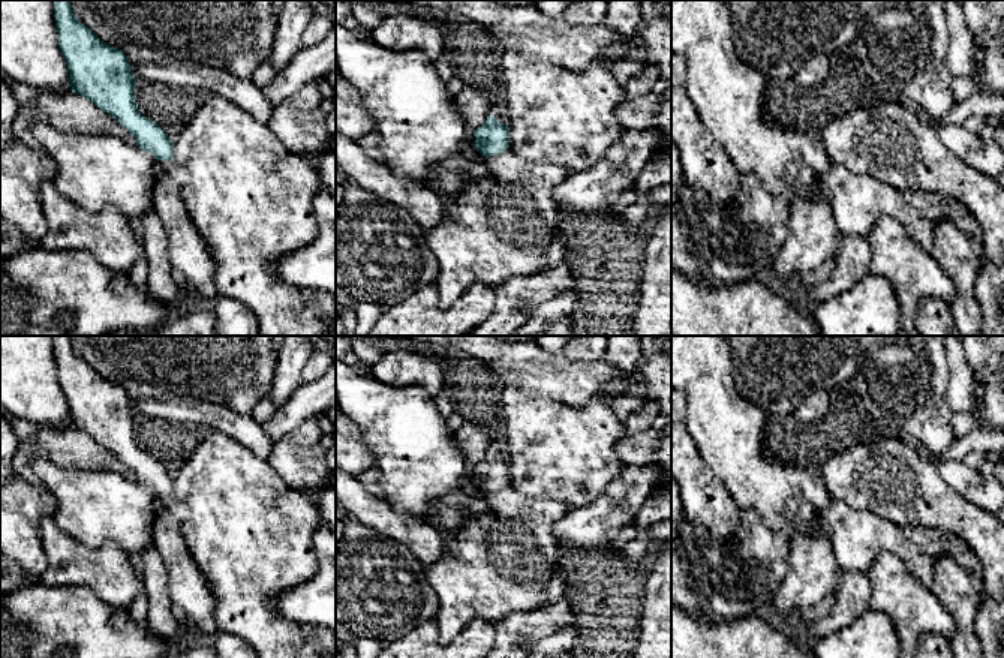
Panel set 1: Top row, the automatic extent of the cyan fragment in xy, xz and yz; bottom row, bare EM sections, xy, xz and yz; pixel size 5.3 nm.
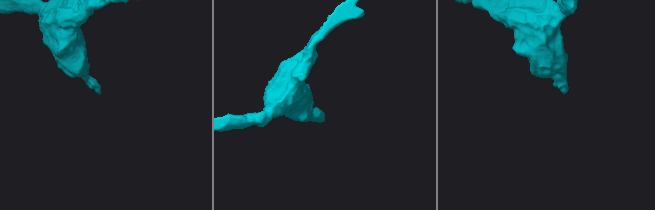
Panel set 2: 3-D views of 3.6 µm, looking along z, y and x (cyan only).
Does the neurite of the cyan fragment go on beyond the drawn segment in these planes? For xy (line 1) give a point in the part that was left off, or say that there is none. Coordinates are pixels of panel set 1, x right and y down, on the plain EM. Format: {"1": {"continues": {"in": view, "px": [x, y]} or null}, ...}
{"1": {"continues": {"in": "xy", "px": [188, 588]}}}

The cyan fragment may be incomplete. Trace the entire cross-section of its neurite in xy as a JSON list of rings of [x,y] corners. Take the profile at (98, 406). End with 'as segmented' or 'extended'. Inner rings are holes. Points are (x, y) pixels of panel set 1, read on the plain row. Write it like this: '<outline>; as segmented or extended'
[[[54,336],[54,354],[58,369],[58,382],[67,399],[72,429],[91,436],[97,444],[111,450],[124,465],[136,474],[136,483],[156,492],[156,520],[153,525],[153,546],[159,552],[168,571],[168,594],[171,604],[181,607],[195,631],[214,639],[214,595],[204,574],[193,561],[180,532],[183,511],[174,498],[174,478],[154,457],[144,453],[136,441],[136,414],[124,388],[100,376],[73,349],[70,336]]]; extended

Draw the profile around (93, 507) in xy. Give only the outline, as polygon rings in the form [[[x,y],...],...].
[[[45,456],[30,466],[55,498],[55,525],[75,541],[91,549],[112,541],[135,555],[153,546],[153,489],[130,483],[118,472],[61,468]]]

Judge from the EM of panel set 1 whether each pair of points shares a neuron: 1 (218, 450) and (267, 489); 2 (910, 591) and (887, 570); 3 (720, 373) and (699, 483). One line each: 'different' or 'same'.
1: same
2: same
3: different

